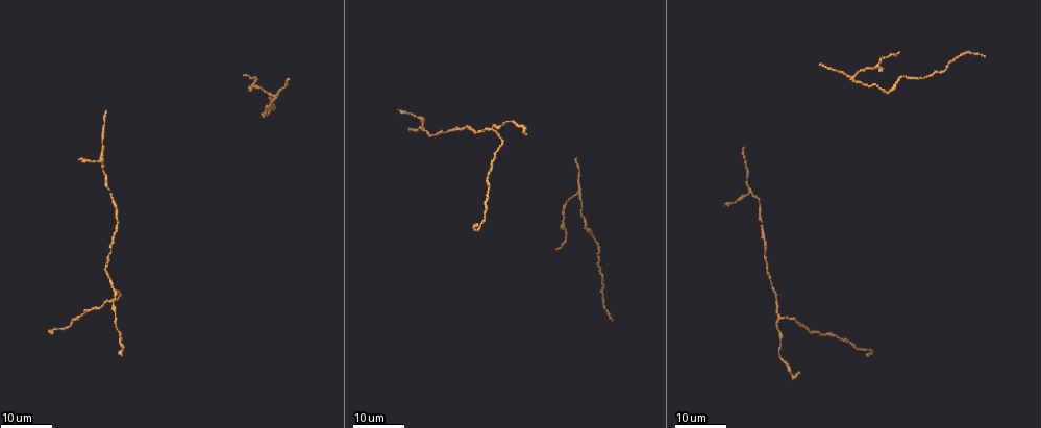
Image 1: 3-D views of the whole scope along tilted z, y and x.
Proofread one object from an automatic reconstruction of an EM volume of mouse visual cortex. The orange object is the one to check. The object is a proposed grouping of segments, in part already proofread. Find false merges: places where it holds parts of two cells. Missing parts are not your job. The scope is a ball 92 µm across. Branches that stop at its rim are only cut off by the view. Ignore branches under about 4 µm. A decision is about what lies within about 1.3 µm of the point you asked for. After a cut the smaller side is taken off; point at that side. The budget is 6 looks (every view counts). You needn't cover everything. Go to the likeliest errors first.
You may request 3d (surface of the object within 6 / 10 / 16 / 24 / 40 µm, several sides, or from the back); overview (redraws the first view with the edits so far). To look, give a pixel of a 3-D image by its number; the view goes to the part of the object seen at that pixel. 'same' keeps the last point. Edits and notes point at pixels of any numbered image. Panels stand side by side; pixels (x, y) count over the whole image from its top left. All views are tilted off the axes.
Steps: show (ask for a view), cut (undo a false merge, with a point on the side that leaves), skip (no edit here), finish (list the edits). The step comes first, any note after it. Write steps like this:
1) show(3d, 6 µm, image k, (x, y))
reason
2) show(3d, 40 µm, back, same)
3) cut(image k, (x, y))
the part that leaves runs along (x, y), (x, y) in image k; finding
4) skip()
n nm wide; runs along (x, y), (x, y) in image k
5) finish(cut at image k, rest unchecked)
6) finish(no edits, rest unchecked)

show(3d, 16 µm, image 1, (115, 290))
a fork

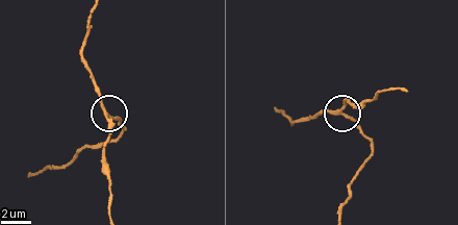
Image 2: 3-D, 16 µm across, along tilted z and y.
show(3d, 6 µm, image 2, (344, 114))

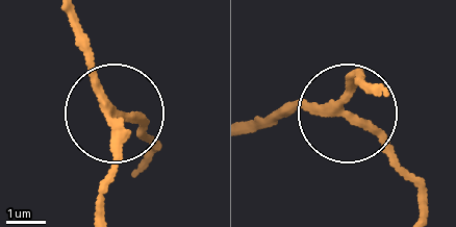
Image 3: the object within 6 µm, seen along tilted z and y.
skip()
200 nm wide; all the same cell

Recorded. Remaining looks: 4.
show(3d, 24 µm, image 1, (423, 129))
three arms meet

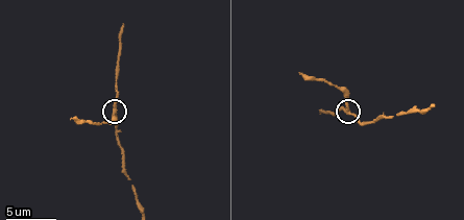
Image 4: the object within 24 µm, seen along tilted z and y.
show(3d, 6 µm, image 4, (116, 114))

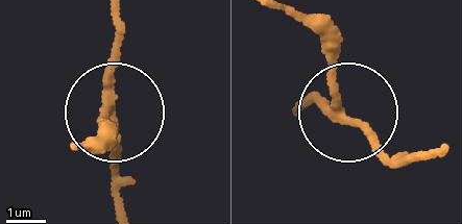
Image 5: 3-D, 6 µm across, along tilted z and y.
skip()
3 arms; one cell here

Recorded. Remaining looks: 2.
show(3d, 24 µm, image 1, (476, 230))
sudden change in width

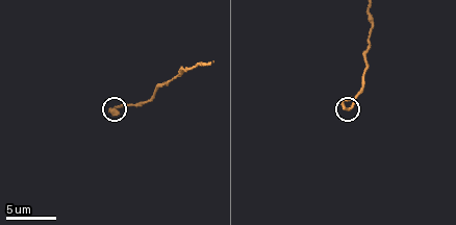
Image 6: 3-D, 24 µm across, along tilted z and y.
show(3d, 6 µm, image 6, (116, 106))
closer look

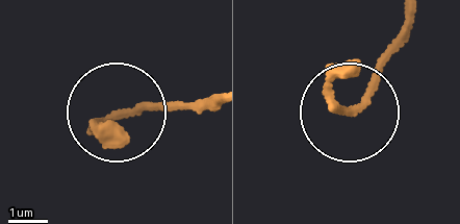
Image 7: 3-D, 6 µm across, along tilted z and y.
skip()
all the same cell

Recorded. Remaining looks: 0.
finish(no edits, rest unchecked)

